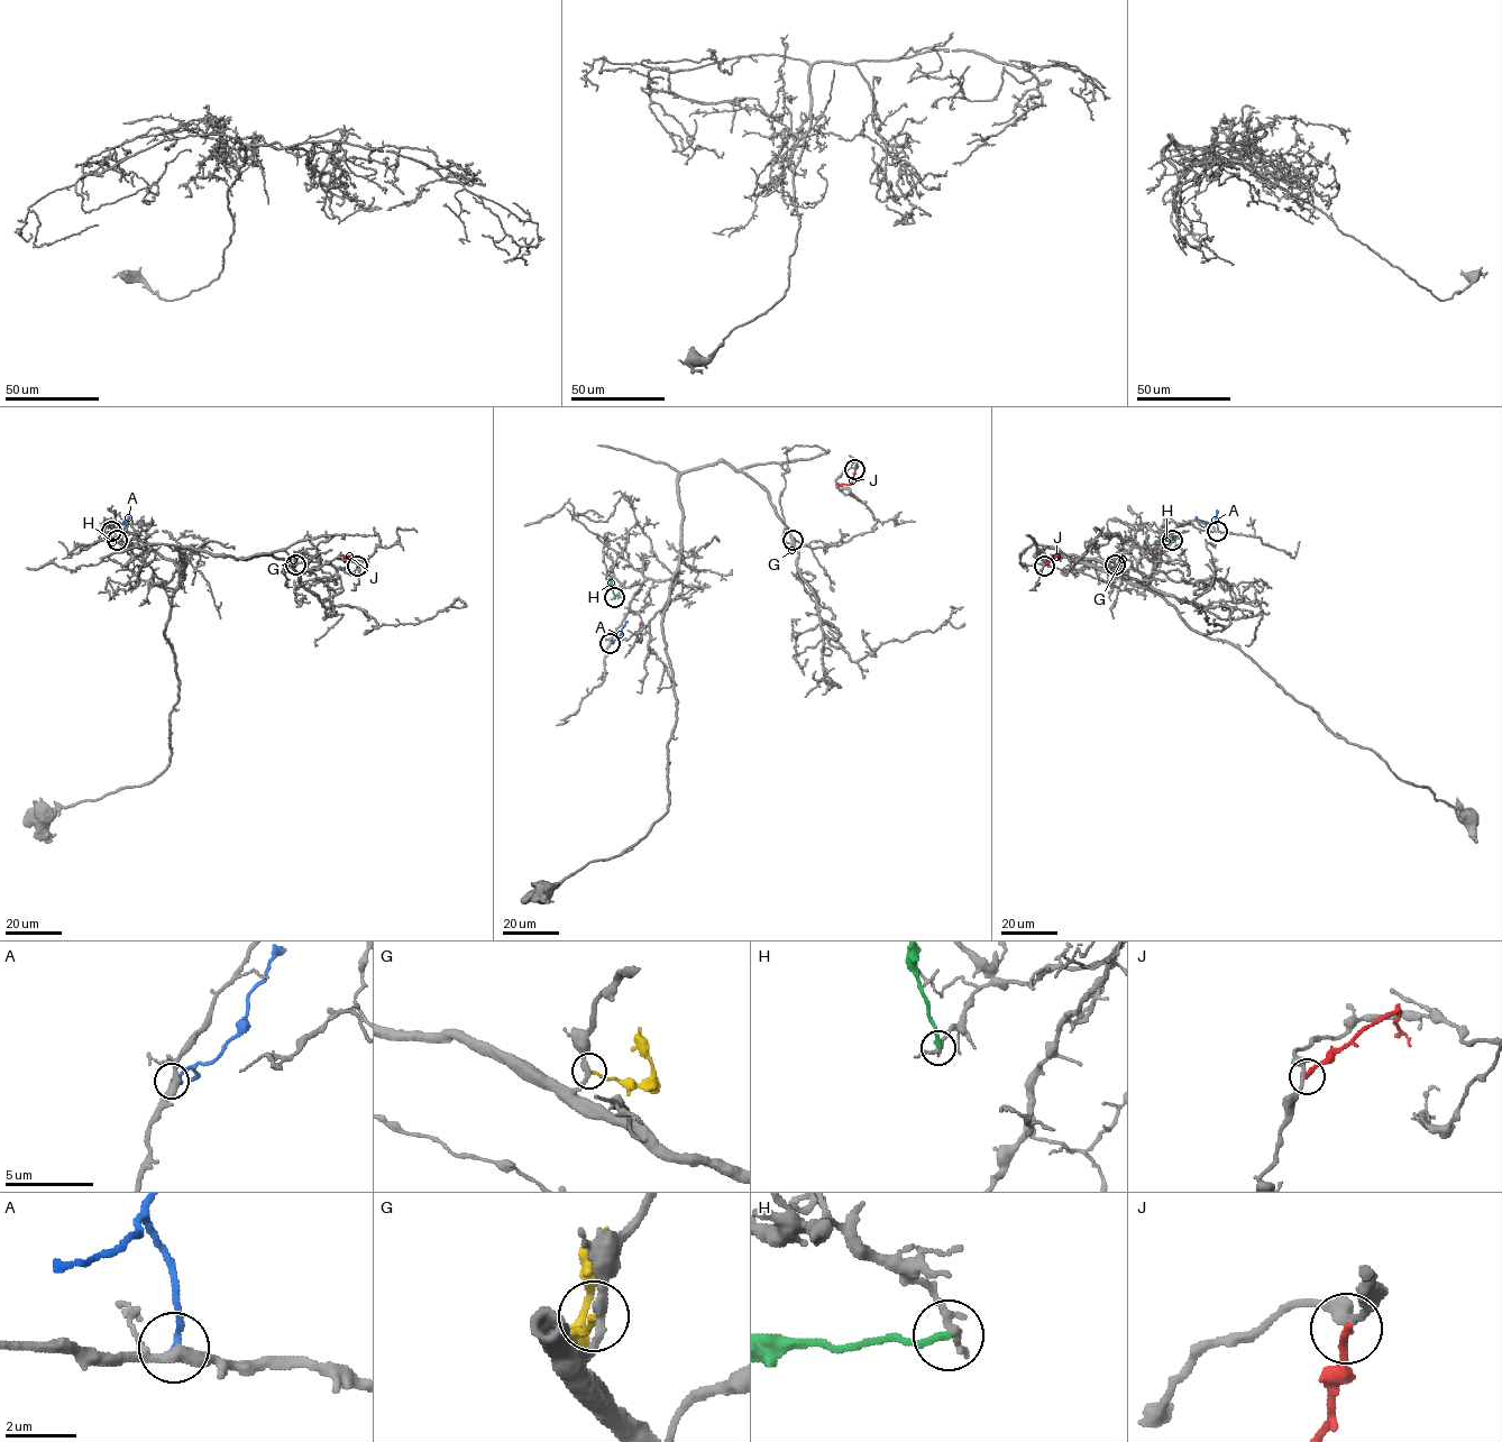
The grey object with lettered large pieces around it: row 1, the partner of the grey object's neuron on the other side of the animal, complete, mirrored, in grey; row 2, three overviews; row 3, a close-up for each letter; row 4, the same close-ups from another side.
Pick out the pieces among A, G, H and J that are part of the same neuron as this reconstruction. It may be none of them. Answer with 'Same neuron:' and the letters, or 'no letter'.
Same neuron: no letter

